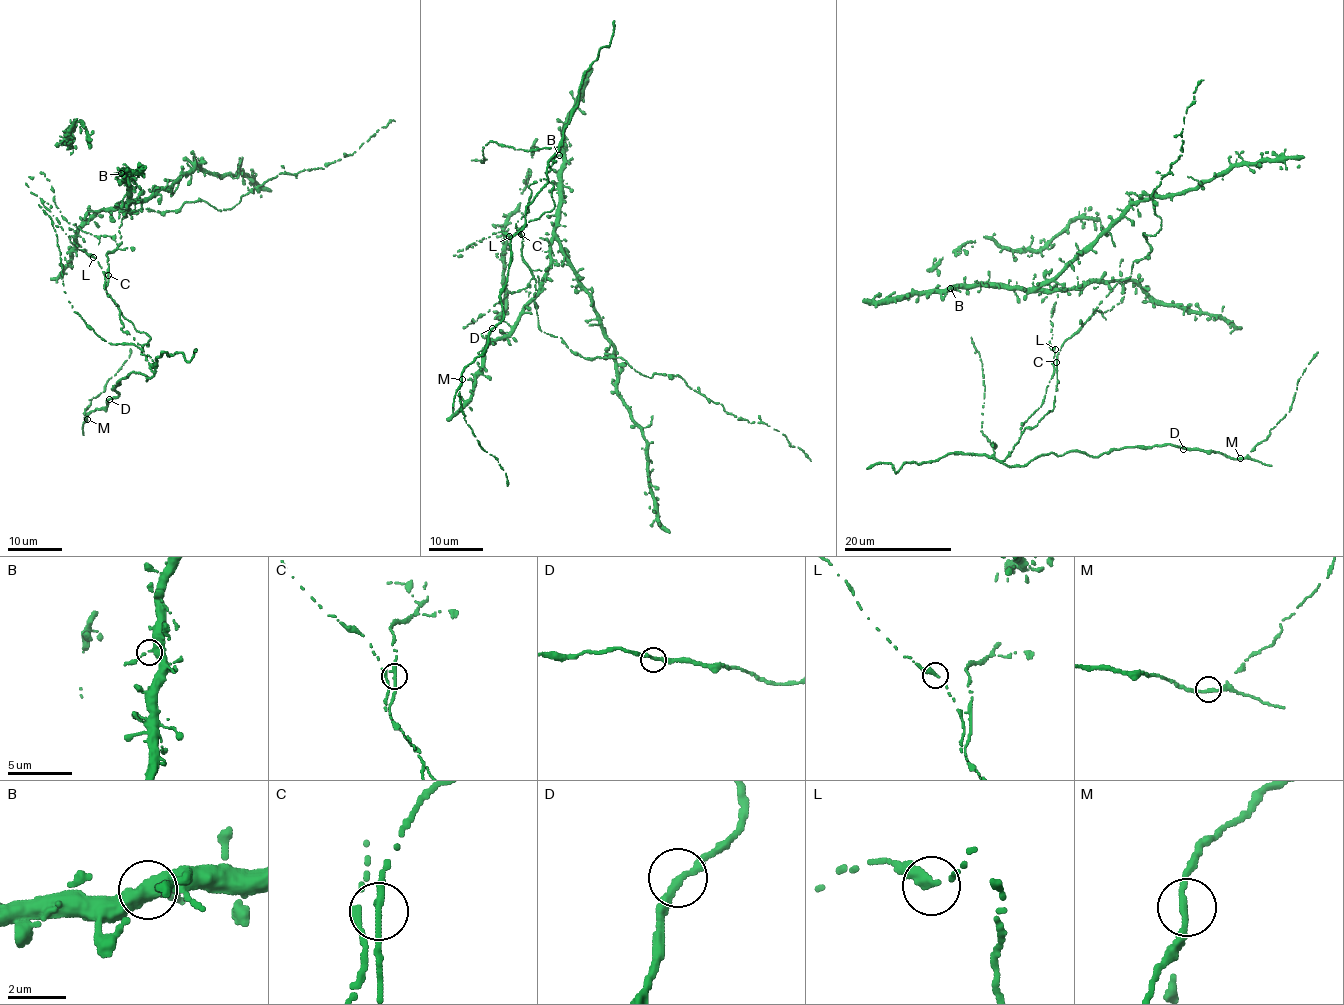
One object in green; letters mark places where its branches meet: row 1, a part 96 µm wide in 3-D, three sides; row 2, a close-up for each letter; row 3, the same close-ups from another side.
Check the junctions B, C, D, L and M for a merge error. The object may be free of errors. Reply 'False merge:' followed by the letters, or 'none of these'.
False merge: none of these

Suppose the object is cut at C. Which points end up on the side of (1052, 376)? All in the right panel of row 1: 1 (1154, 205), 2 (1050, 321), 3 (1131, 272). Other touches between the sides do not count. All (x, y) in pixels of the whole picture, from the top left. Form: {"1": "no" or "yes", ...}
{"1": "no", "2": "yes", "3": "no"}

